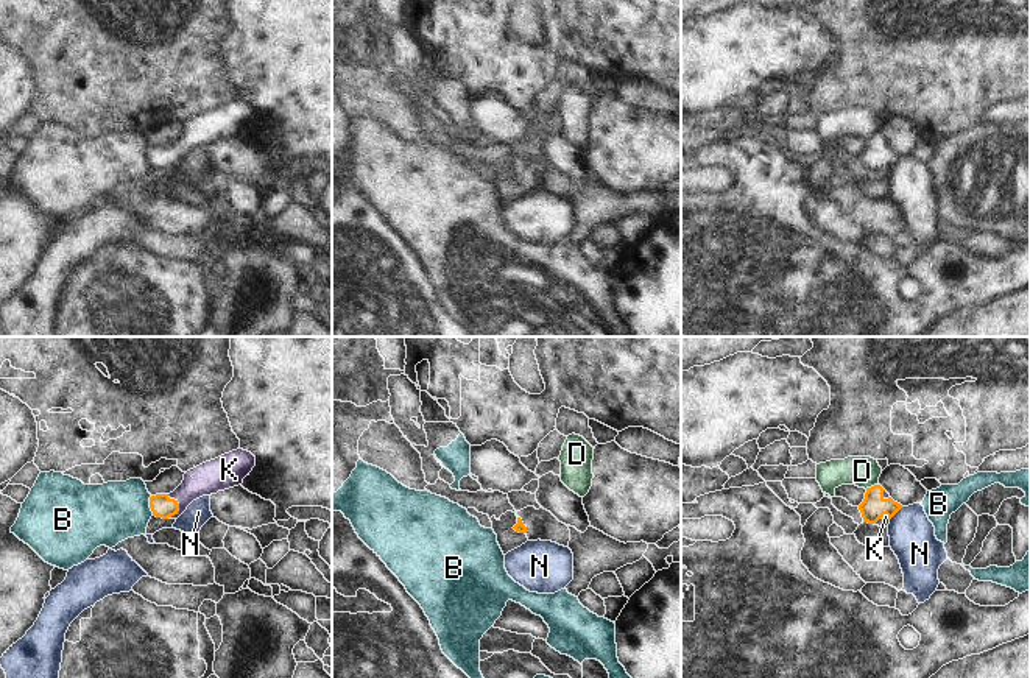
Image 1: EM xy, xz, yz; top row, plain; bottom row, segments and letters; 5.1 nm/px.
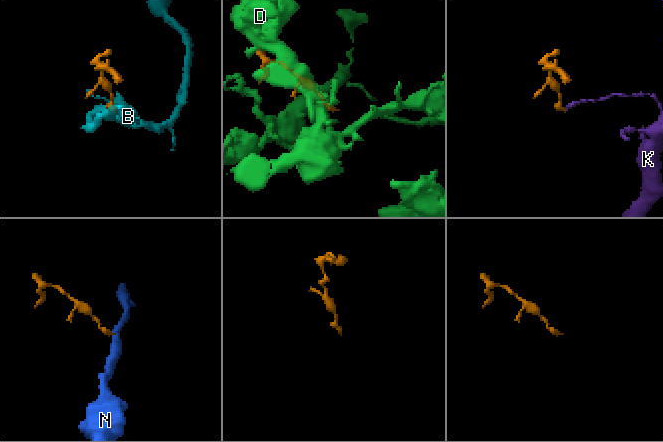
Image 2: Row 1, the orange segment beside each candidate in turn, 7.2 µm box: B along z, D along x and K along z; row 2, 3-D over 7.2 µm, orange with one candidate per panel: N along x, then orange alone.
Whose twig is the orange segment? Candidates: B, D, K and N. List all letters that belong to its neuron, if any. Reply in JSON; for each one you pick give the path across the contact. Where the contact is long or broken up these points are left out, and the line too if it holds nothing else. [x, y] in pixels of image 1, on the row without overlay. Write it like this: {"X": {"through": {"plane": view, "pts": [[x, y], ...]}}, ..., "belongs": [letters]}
{"K": {"through": {"plane": "xy", "pts": [[161, 156], [178, 156], [201, 131], [214, 127]]}}, "belongs": ["K"]}

